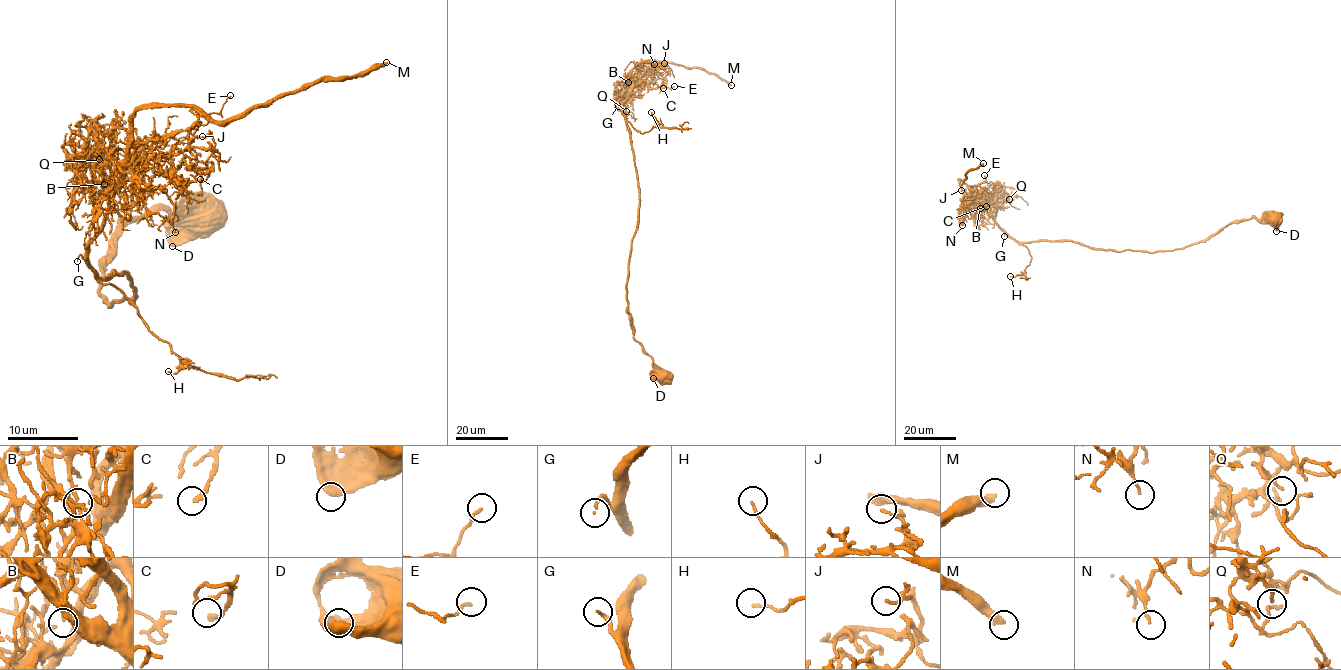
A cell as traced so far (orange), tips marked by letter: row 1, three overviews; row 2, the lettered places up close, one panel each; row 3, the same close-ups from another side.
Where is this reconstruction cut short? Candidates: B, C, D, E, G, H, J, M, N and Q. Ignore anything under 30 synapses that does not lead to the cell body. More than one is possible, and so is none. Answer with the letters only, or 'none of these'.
G, M

